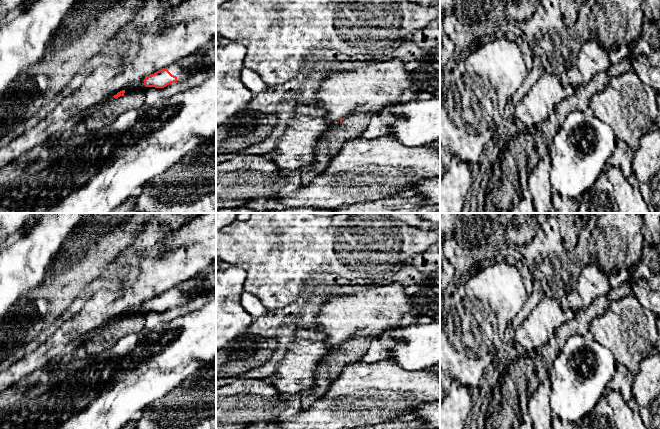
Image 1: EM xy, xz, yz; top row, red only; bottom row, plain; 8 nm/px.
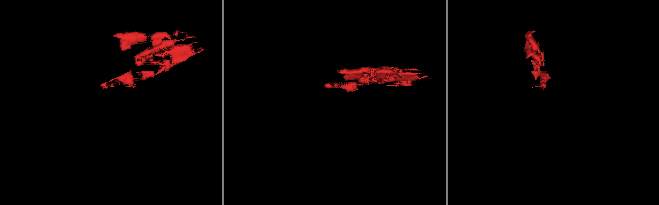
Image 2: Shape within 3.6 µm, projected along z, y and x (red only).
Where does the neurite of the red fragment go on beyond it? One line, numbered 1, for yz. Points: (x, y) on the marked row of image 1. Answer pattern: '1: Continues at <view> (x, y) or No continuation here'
1: No continuation here

